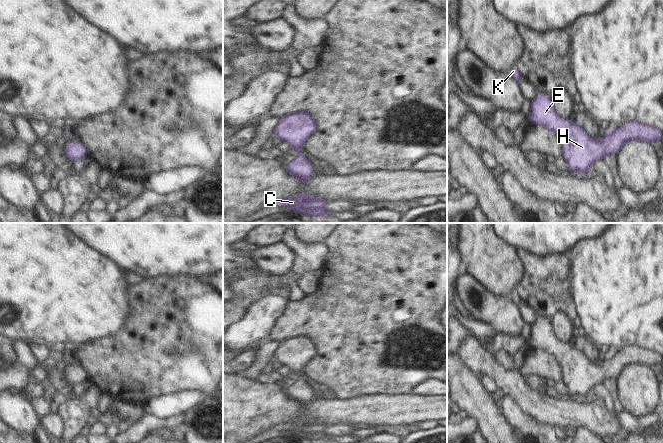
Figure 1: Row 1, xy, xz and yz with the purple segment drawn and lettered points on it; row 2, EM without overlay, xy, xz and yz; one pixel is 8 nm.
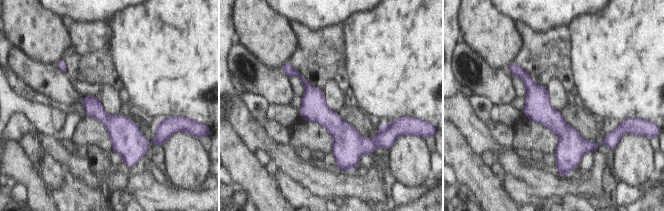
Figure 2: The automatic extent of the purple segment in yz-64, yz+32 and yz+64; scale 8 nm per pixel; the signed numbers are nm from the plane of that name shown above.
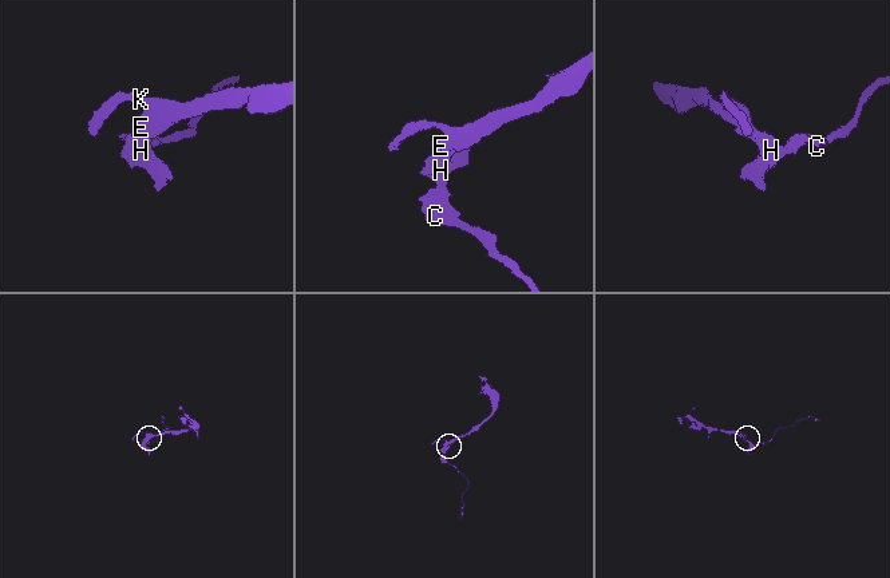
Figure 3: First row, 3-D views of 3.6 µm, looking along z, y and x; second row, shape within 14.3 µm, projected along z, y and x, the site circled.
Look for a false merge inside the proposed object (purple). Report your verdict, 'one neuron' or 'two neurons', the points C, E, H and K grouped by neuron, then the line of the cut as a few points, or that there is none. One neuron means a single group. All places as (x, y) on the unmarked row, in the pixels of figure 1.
one neuron; C E H K; no cut

